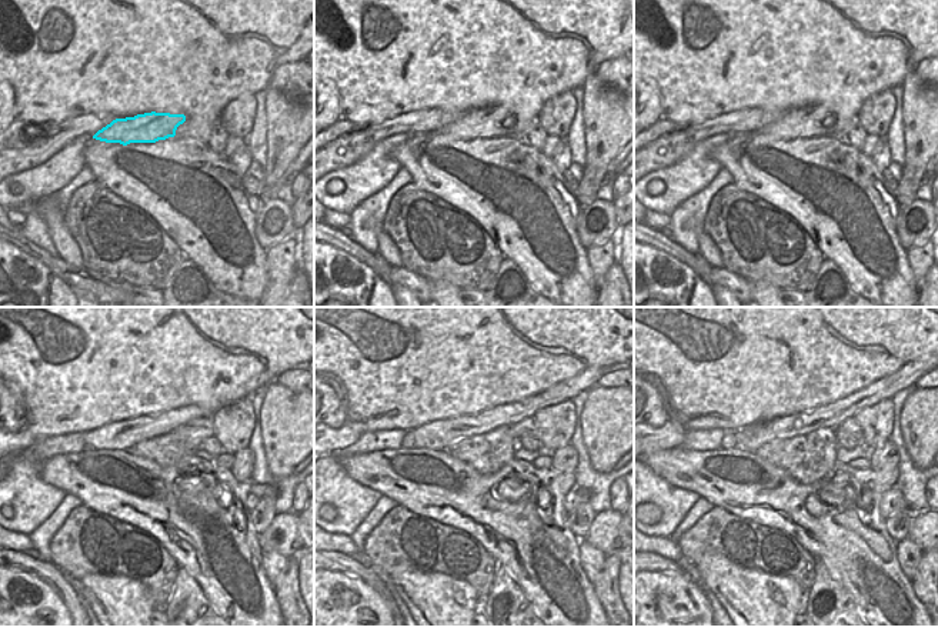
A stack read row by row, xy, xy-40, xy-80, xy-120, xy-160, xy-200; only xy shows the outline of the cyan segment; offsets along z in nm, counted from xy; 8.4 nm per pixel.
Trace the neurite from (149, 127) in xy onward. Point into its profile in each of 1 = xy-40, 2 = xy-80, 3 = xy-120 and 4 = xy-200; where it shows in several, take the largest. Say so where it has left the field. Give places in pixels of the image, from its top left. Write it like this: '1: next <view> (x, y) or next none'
1: next xy-40 (491, 120)
2: next xy-80 (815, 120)
3: next xy-120 (194, 432)
4: next xy-200 (850, 424)

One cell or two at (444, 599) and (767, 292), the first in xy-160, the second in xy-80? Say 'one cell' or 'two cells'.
one cell

